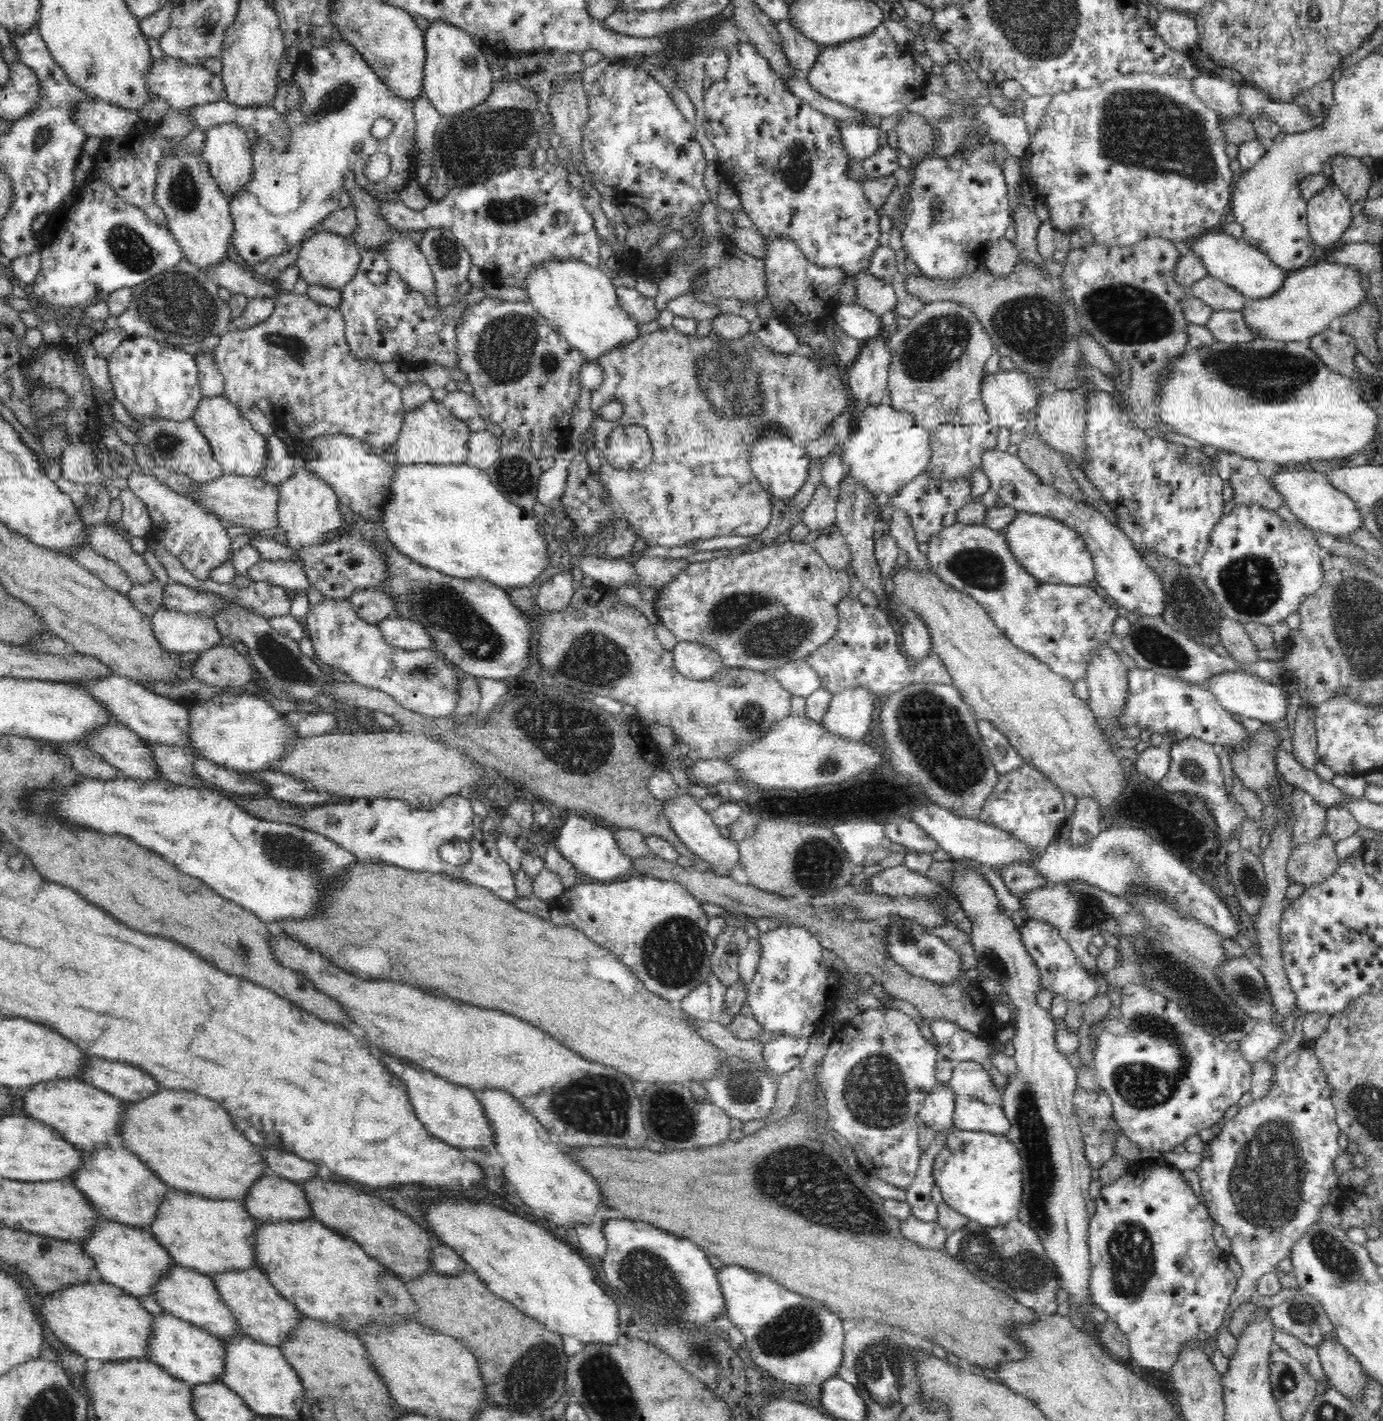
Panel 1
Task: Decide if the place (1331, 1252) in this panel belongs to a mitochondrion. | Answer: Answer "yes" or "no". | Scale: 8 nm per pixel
yes

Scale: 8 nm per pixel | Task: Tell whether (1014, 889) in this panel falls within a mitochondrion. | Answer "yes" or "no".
no

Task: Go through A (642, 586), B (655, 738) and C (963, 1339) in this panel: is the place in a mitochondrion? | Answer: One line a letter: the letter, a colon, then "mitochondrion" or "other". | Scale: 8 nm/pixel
A: other
B: other
C: other

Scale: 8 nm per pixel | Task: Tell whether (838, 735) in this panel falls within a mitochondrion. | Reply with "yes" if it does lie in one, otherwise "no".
no

